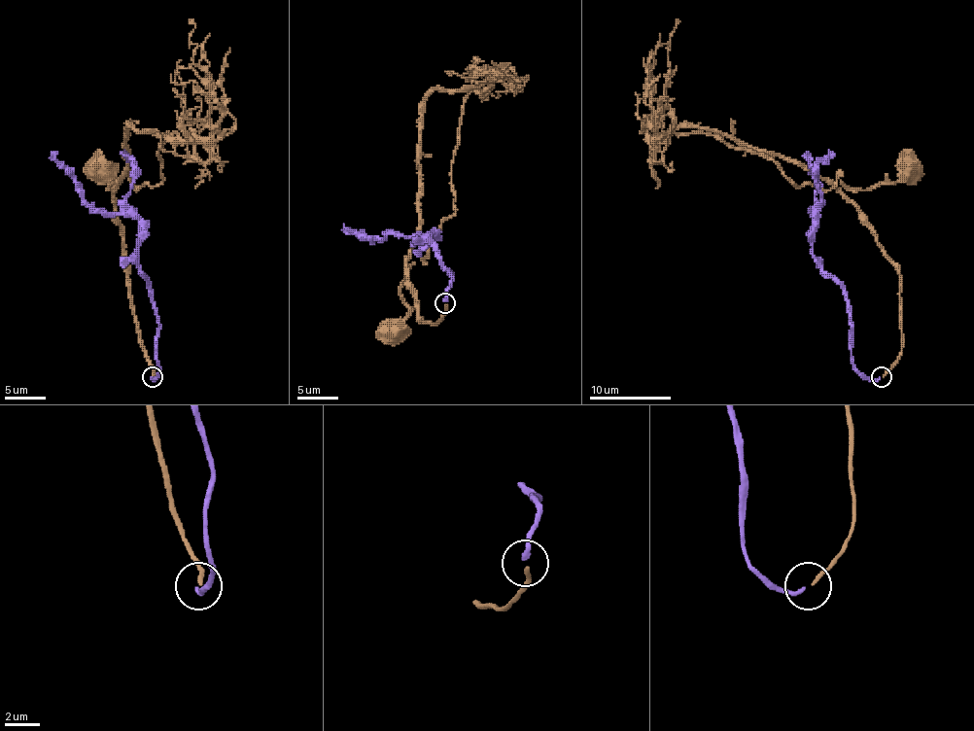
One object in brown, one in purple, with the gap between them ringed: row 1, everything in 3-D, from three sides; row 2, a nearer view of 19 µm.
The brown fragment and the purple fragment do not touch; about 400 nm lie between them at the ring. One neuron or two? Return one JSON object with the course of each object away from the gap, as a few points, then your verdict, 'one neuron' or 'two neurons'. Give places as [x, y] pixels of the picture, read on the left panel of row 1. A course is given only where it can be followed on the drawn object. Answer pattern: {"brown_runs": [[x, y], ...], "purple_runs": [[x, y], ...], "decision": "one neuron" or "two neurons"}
{"brown_runs": [[153, 377], [116, 215], [116, 186], [108, 188], [116, 184], [98, 170]], "purple_runs": [[153, 377], [158, 366], [158, 316], [153, 290], [138, 269], [138, 221], [124, 215], [98, 213], [51, 152]], "decision": "one neuron"}

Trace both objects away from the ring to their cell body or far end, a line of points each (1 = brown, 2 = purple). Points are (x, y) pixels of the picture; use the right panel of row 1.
1: (884, 377), (901, 351), (899, 267), (841, 188), (856, 191), (891, 184), (908, 170)
2: (879, 377), (867, 379), (854, 366), (845, 290), (822, 269), (812, 253), (817, 170), (806, 152)

